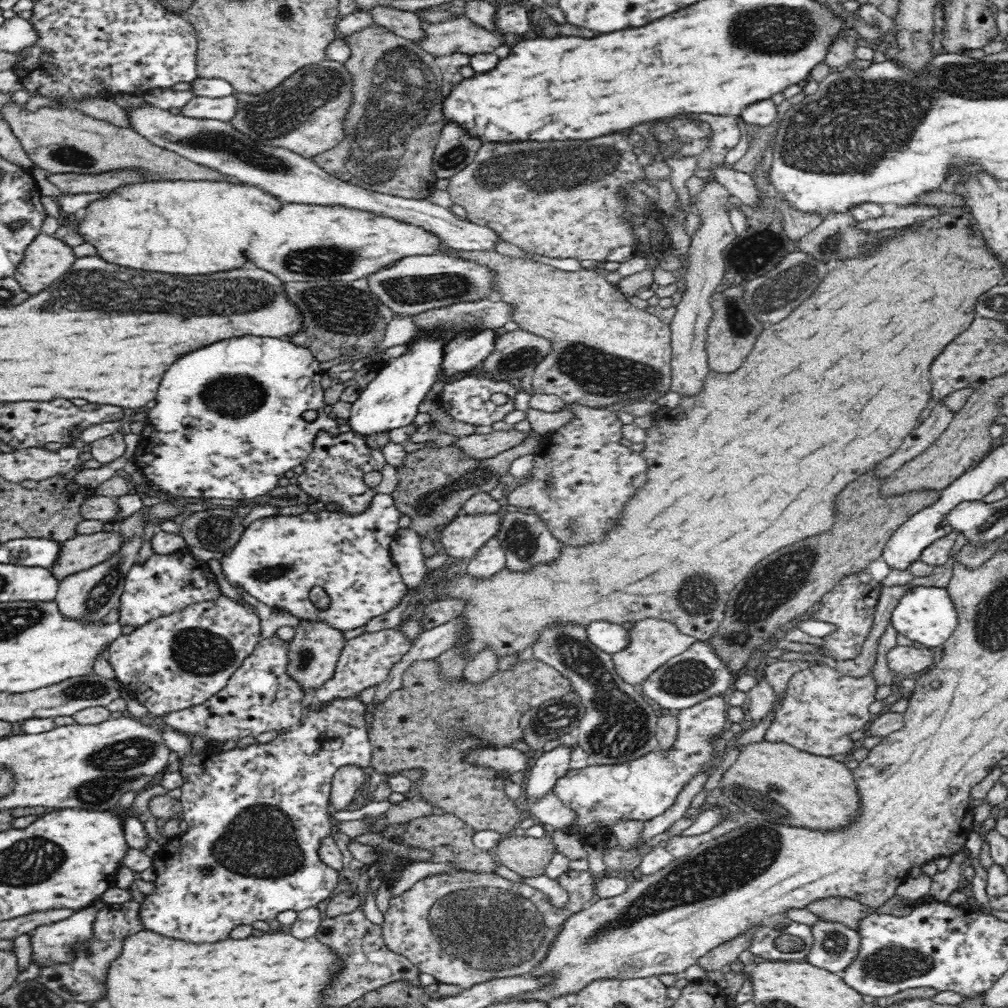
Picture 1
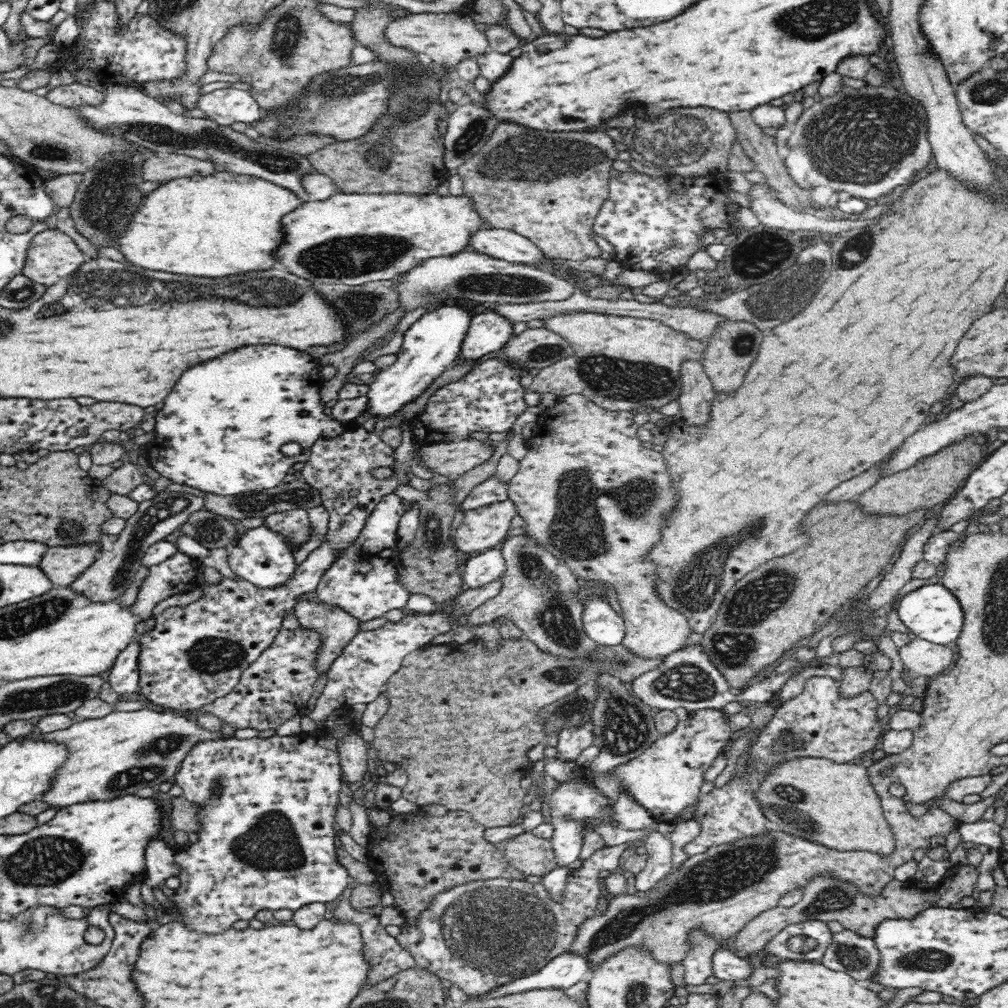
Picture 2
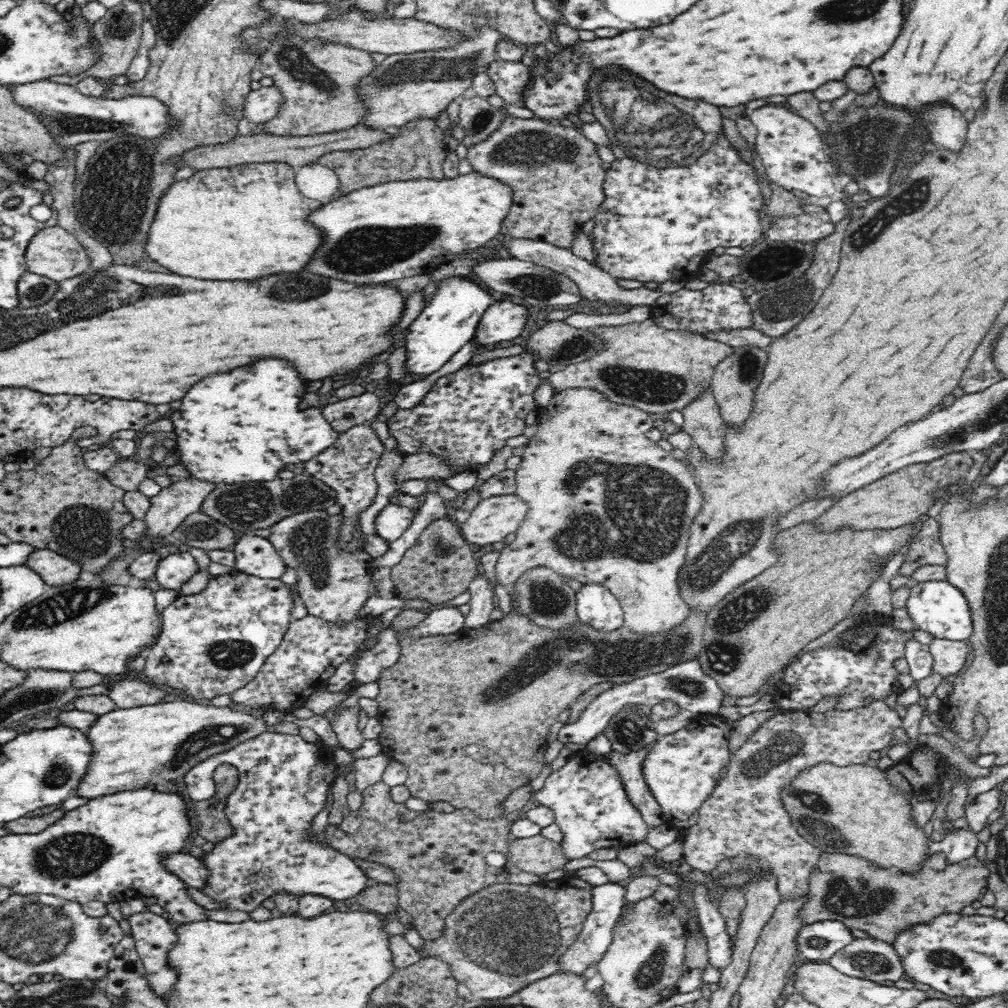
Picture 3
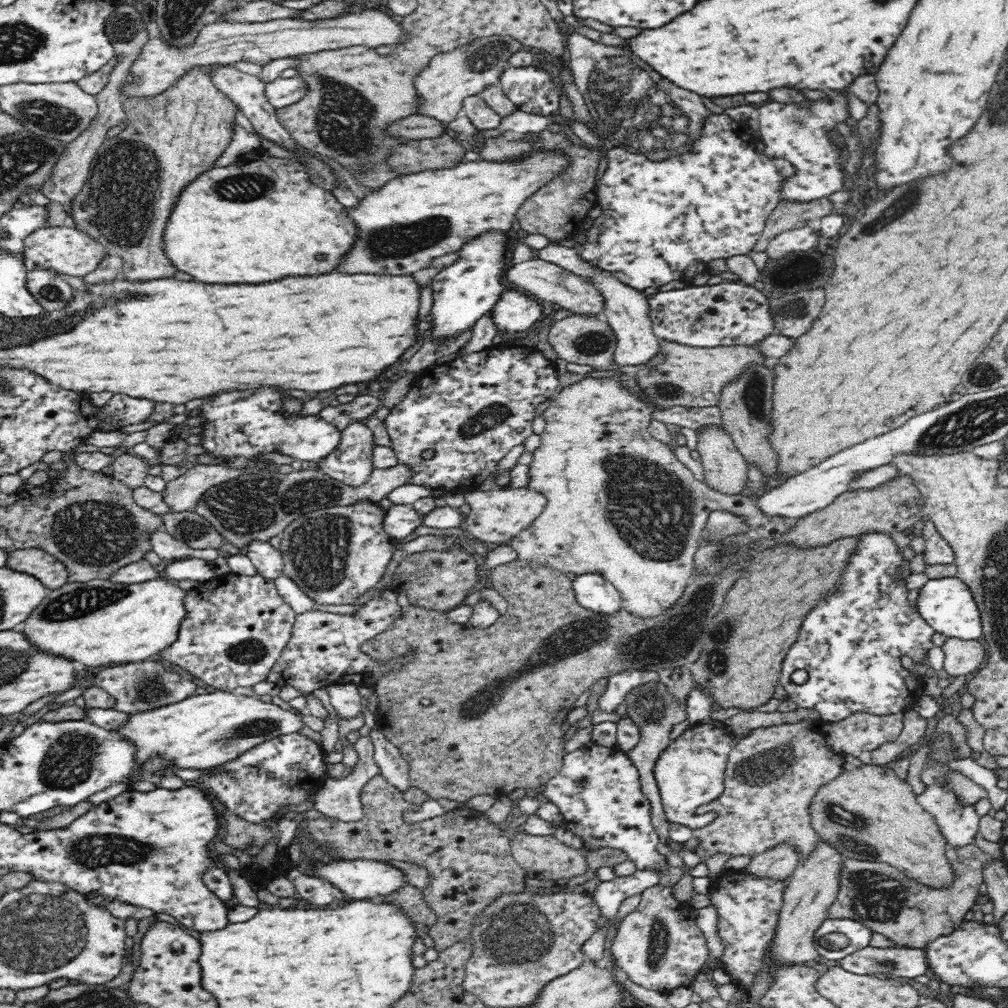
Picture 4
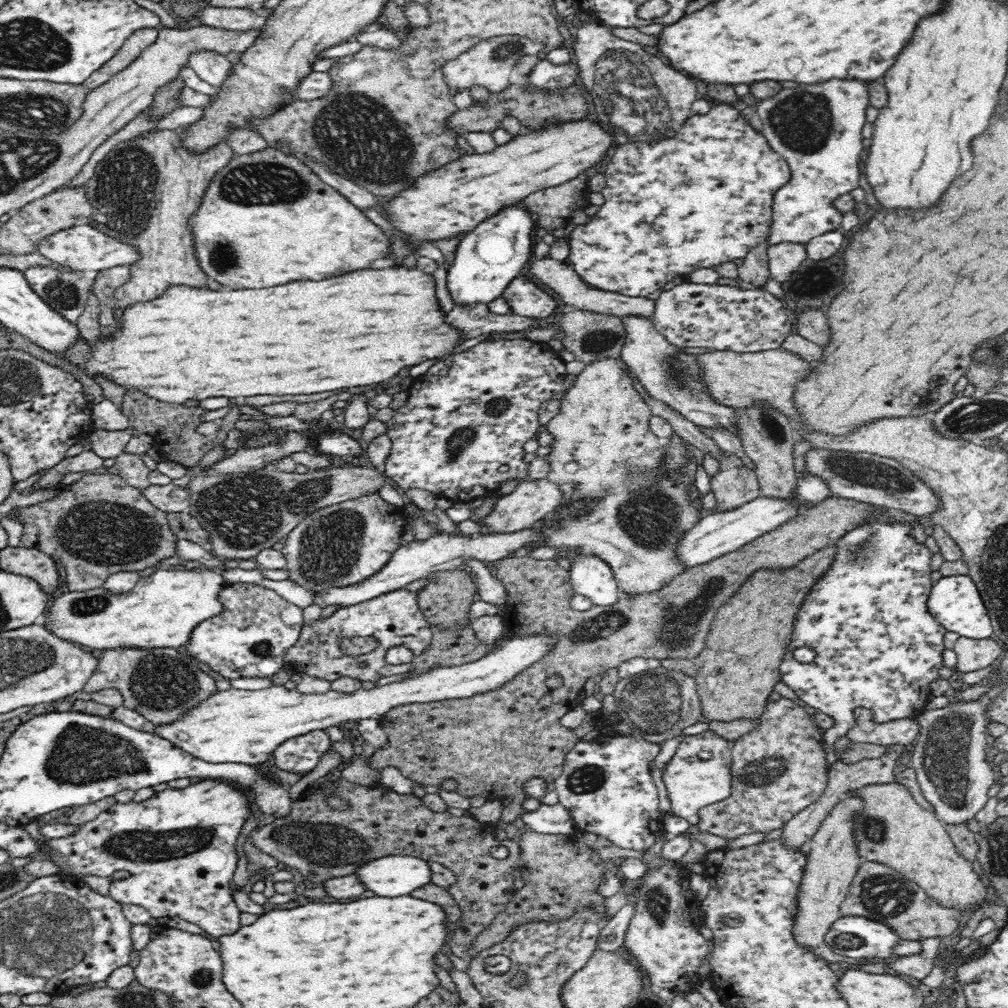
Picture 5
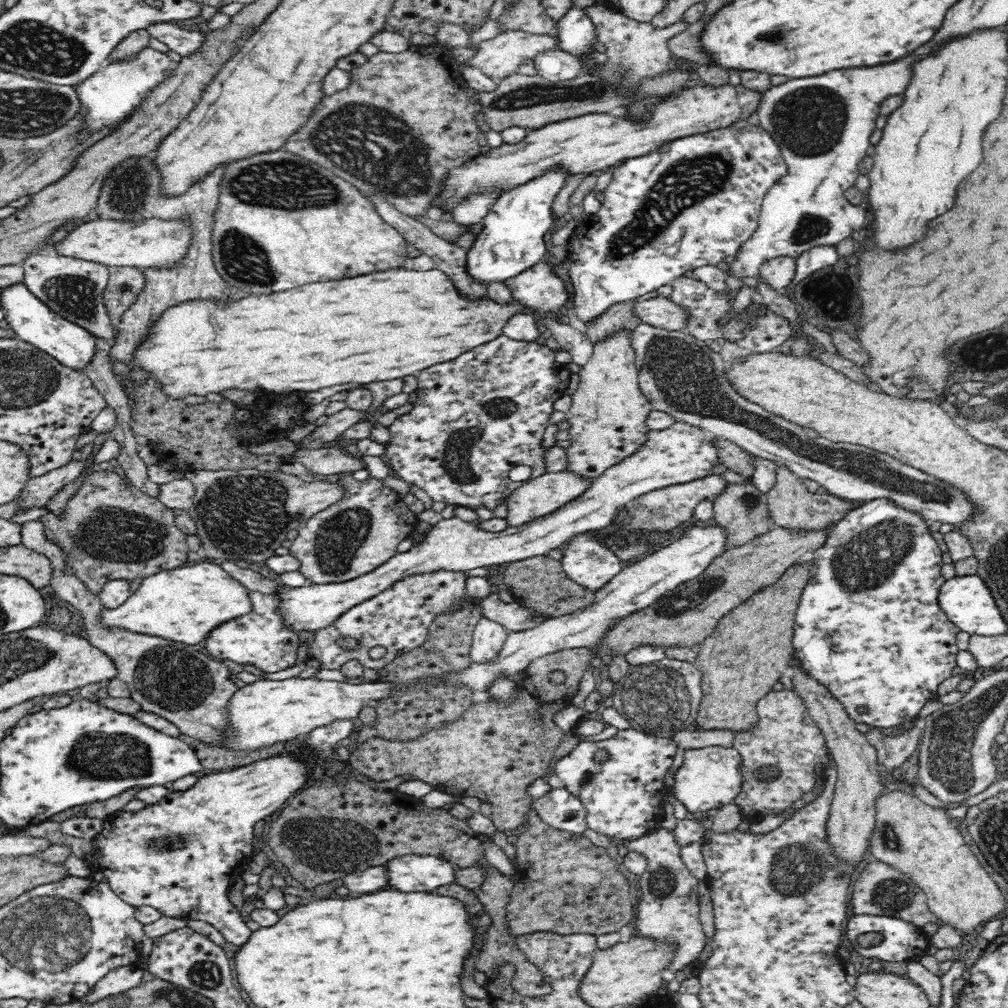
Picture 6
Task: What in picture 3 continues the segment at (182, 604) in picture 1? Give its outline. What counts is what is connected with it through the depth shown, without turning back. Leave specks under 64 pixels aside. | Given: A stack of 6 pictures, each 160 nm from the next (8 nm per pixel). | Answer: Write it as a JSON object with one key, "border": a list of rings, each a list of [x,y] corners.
{"border":[[[189,551],[169,554],[157,564],[151,586],[153,589],[179,590],[197,570],[196,560]]]}

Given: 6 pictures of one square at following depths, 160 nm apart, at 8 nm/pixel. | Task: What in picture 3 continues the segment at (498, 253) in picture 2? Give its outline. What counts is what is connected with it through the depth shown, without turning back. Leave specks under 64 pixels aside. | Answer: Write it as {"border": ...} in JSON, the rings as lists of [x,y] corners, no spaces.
{"border":[[[505,237],[504,240],[500,242],[500,245],[502,246],[502,250],[500,251],[502,256],[516,258],[517,260],[524,262],[532,262],[537,266],[544,266],[557,274],[564,275],[576,283],[576,286],[584,299],[588,299],[589,302],[604,302],[604,304],[612,308],[618,308],[618,306],[622,306],[623,304],[624,306],[630,307],[651,307],[654,305],[654,302],[658,301],[658,298],[668,296],[668,294],[672,294],[685,288],[685,280],[678,281],[675,279],[658,283],[658,287],[654,290],[649,290],[644,287],[636,288],[636,290],[622,290],[616,283],[615,278],[608,272],[601,270],[597,266],[592,266],[592,264],[589,264],[582,258],[578,258],[578,256],[574,256],[572,250],[562,249],[547,244],[546,242],[526,238]]]}

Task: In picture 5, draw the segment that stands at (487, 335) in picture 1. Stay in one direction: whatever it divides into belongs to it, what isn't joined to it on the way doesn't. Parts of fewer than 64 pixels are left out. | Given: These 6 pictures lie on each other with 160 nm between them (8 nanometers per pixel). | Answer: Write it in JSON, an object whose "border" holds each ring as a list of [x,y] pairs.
{"border":[[[516,277],[511,281],[502,298],[510,306],[510,314],[533,320],[549,317],[558,306],[553,296],[524,277]]]}

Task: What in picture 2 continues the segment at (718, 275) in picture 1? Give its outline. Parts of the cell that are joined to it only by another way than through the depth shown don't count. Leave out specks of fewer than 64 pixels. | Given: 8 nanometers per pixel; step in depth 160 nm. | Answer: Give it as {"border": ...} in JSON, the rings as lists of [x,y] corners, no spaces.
{"border":[[[687,359],[680,368],[680,403],[678,416],[688,424],[704,424],[710,418],[714,387],[703,362]]]}

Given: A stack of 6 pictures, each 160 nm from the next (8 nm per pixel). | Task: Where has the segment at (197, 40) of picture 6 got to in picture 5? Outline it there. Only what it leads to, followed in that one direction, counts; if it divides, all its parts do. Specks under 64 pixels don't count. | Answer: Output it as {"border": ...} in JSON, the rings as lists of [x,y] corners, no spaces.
{"border":[[[214,51],[194,53],[189,58],[189,66],[204,82],[219,90],[223,89],[224,81],[233,73],[233,65],[227,57]]]}

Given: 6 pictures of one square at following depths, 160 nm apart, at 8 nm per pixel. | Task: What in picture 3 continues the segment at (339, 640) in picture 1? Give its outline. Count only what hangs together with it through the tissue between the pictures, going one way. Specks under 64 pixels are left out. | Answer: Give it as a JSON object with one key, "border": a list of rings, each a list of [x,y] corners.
{"border":[[[314,510],[280,518],[270,526],[267,539],[276,547],[287,566],[298,573],[297,592],[306,607],[306,614],[320,618],[332,625],[347,627],[361,618],[358,613],[370,598],[372,556],[364,552],[360,531],[345,551],[336,549],[336,536],[340,515],[329,516],[325,511]]]}

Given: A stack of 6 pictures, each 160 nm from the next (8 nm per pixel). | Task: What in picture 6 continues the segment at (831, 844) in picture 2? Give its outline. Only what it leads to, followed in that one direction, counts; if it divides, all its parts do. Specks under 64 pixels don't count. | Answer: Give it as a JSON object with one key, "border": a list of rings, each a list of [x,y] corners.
{"border":[[[886,788],[886,792],[876,798],[876,822],[869,838],[870,854],[913,880],[927,896],[929,909],[948,924],[957,929],[967,939],[973,937],[986,922],[1003,915],[1007,902],[1002,890],[992,881],[990,874],[980,865],[970,846],[956,826],[950,822],[944,808],[932,807],[914,794],[907,794],[899,788]]]}

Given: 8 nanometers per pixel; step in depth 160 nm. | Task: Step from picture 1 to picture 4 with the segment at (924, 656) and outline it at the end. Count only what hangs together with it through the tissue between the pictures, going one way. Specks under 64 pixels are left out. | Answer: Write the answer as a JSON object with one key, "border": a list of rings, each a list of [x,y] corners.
{"border":[[[946,638],[940,649],[944,651],[942,672],[950,676],[972,674],[980,668],[980,664],[986,658],[983,643],[976,640]]]}

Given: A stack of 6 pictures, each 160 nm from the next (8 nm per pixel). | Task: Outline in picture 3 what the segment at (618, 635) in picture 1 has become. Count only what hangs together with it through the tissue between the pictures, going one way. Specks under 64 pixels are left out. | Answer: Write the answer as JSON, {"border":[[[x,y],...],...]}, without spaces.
{"border":[[[585,584],[576,593],[578,622],[598,632],[608,633],[624,626],[618,599],[600,584]]]}

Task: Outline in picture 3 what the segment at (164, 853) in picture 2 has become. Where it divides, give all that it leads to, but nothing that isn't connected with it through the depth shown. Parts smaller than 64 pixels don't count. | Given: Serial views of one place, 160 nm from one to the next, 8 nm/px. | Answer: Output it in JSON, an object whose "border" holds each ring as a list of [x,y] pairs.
{"border":[[[188,853],[164,854],[162,865],[188,887],[202,888],[204,882],[206,882],[206,878],[208,878],[206,865],[200,859],[196,859],[196,857]]]}

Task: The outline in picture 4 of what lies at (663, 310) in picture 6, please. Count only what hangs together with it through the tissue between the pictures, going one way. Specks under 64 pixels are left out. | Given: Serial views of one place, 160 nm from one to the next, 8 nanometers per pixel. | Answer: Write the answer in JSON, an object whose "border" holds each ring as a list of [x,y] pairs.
{"border":[[[531,259],[520,264],[510,264],[502,278],[512,284],[512,287],[525,296],[532,295],[542,301],[553,303],[554,307],[575,312],[576,314],[598,314],[604,311],[604,298],[602,294],[593,288],[586,279],[560,269],[560,266],[552,265],[538,259]]]}

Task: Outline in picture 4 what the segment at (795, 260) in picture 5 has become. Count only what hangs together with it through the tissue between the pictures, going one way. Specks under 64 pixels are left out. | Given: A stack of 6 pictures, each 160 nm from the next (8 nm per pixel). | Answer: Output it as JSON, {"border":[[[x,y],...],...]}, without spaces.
{"border":[[[813,223],[803,224],[799,228],[778,234],[767,245],[765,252],[770,259],[778,261],[796,250],[806,251],[815,248],[819,243],[820,235],[820,230]]]}

